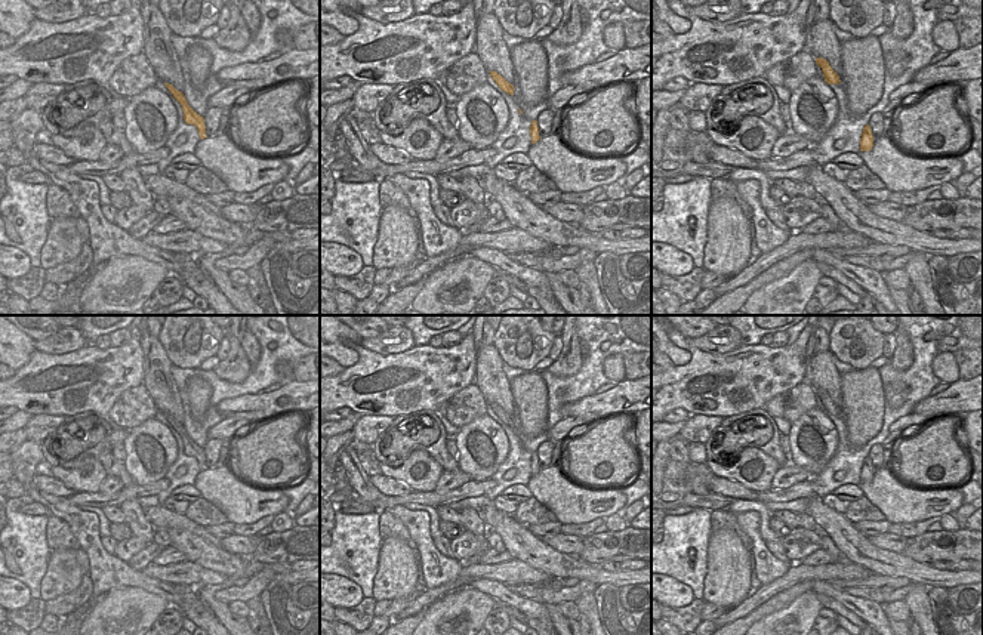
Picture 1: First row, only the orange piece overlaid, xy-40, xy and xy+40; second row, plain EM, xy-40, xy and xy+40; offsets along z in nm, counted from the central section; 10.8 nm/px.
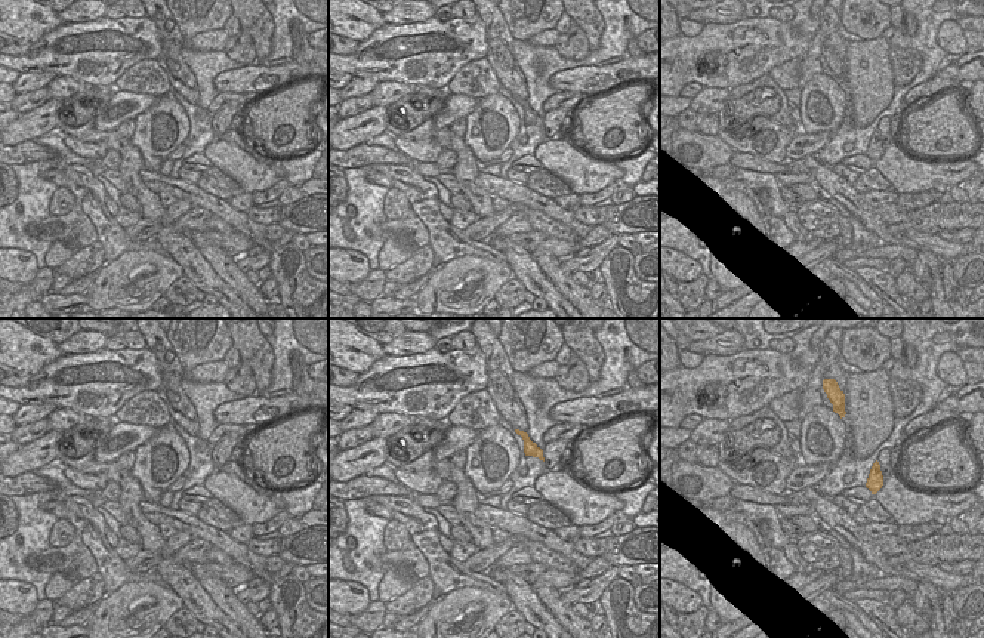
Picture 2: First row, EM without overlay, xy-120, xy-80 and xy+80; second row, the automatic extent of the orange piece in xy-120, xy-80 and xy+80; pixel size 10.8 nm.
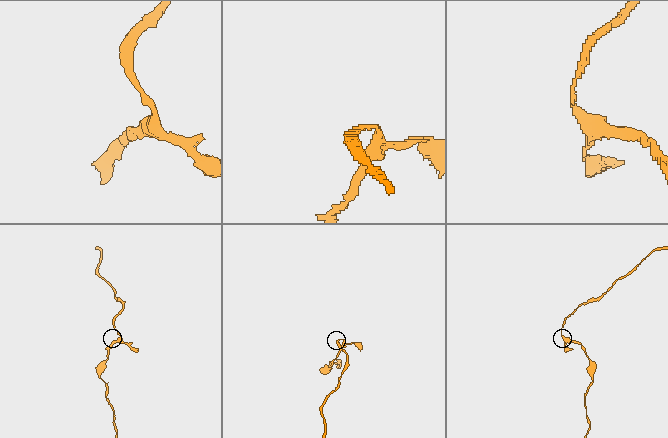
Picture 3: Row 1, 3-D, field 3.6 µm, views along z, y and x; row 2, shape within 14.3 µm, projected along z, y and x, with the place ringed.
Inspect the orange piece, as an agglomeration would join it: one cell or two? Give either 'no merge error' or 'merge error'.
no merge error

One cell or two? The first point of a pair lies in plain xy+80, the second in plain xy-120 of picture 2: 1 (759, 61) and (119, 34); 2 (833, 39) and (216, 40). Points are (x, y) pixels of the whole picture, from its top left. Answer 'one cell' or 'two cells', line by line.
1: one cell
2: two cells

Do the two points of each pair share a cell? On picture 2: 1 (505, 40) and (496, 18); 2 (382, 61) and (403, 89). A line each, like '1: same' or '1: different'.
1: same
2: different

